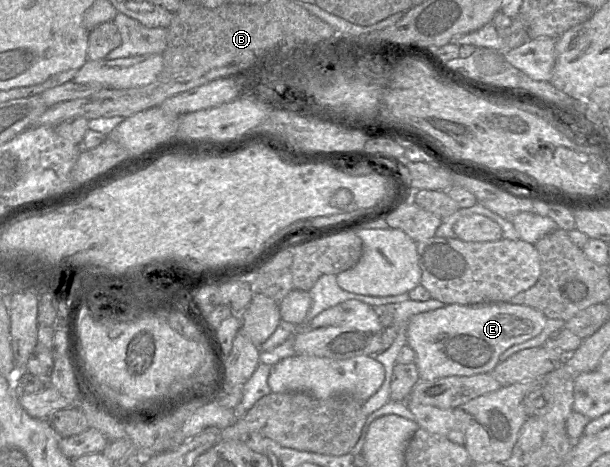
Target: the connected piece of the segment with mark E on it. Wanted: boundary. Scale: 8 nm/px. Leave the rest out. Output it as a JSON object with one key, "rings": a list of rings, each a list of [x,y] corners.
{"rings":[[[510,302],[447,304],[444,308],[413,315],[407,327],[407,344],[415,352],[420,381],[490,374],[505,350],[538,336],[547,320],[536,308]]]}

